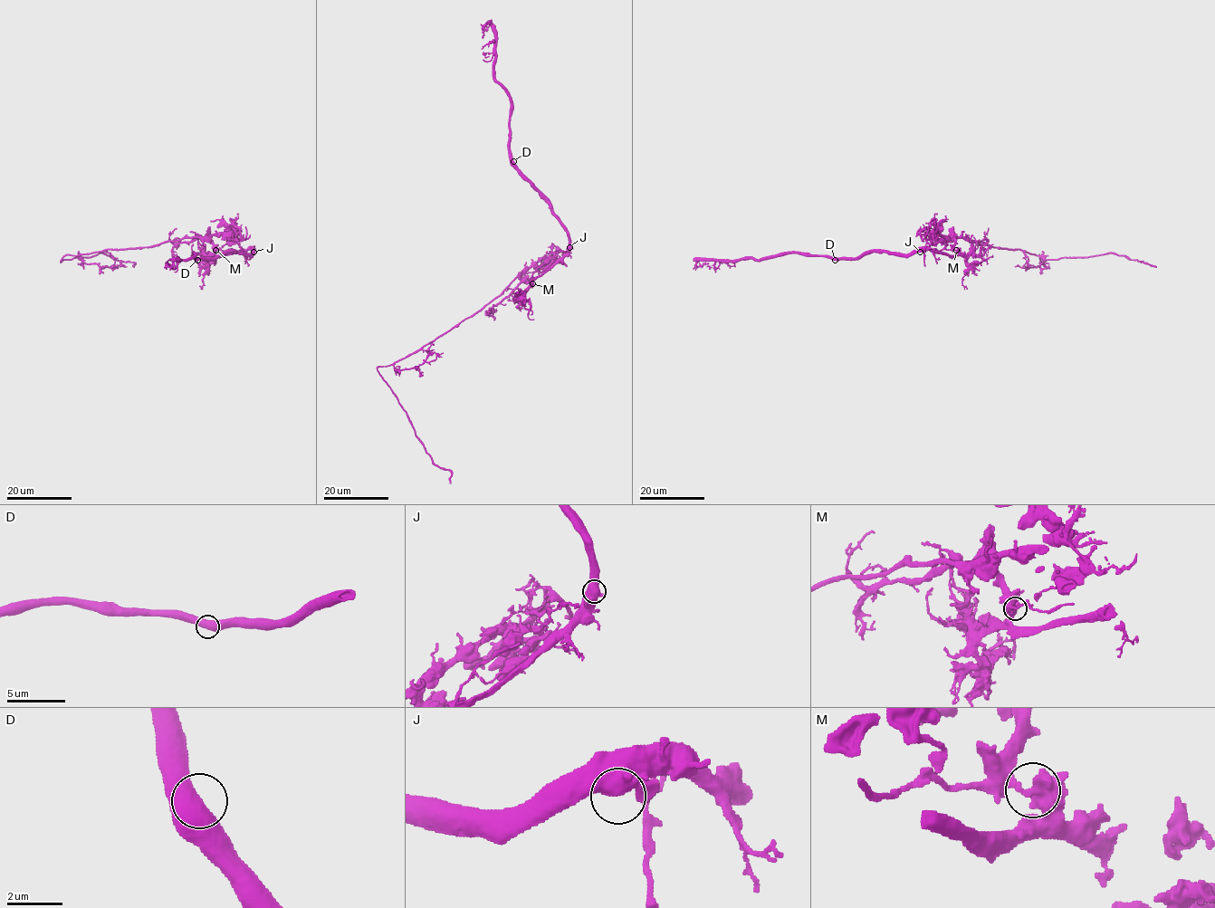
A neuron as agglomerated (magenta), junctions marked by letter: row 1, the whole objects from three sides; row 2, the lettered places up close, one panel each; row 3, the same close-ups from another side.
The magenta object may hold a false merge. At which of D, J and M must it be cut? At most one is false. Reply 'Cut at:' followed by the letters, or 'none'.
Cut at: M

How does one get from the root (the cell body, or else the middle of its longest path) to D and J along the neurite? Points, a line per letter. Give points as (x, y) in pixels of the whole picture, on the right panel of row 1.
D: (954, 244), (957, 252), (953, 254), (920, 250), (908, 253), (863, 252), (855, 258), (835, 260)
J: (954, 244), (957, 252), (953, 254), (937, 253), (929, 250), (920, 252)

